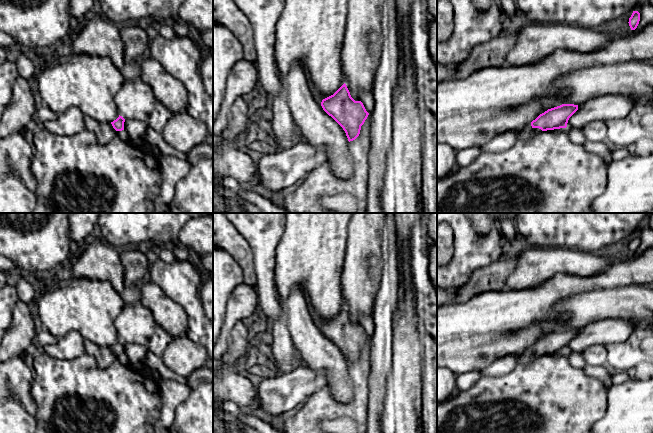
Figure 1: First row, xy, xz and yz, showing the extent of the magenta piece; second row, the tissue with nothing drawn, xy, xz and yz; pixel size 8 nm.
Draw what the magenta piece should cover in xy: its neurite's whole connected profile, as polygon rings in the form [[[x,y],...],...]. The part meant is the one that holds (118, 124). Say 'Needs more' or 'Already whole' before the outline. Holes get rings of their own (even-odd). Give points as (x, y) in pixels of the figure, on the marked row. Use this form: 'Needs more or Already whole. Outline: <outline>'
Needs more. Outline: [[[89,116],[84,117],[85,129],[94,133],[100,144],[106,144],[115,136],[123,134],[125,119],[119,117],[111,123],[99,123]]]

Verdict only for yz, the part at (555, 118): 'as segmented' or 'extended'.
extended

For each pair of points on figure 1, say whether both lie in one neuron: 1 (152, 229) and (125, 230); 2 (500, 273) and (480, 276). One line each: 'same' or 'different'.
1: same
2: same

